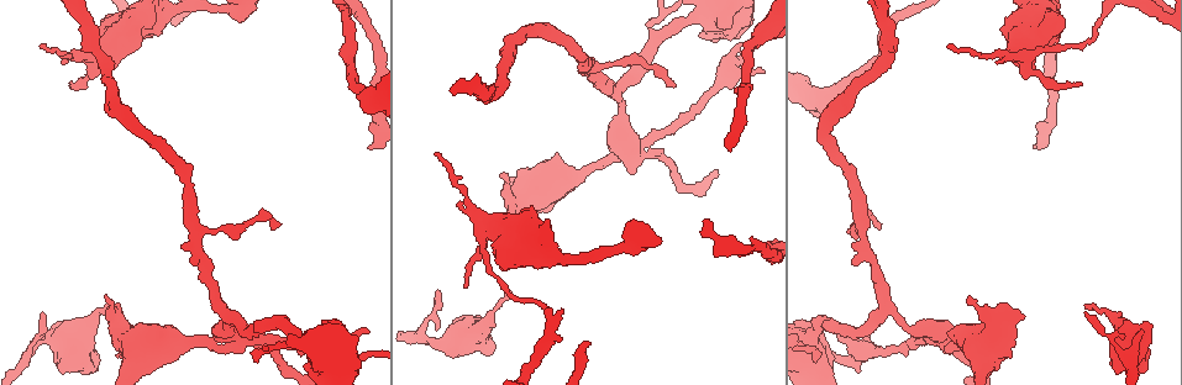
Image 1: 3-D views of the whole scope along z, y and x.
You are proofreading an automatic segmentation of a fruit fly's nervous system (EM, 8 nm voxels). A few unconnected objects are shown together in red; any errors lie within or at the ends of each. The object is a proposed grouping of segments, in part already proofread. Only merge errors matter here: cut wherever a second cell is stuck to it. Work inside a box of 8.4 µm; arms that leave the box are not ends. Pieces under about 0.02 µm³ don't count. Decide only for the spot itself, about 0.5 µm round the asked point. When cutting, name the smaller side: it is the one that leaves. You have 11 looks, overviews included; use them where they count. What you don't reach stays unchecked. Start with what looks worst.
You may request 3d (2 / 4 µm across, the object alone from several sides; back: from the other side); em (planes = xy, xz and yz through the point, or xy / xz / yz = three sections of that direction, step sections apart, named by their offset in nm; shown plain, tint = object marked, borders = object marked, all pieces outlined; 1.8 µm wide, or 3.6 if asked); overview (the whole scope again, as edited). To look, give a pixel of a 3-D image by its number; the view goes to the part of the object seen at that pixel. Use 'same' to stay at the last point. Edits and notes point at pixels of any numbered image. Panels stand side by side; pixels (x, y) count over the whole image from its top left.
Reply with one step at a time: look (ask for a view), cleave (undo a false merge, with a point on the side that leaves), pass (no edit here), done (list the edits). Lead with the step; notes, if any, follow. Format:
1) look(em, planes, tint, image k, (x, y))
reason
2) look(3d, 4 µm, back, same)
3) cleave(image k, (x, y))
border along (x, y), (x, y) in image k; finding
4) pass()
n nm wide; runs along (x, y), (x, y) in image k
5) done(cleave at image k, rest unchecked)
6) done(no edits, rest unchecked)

look(3d, 2 µm, image 1, (238, 337))

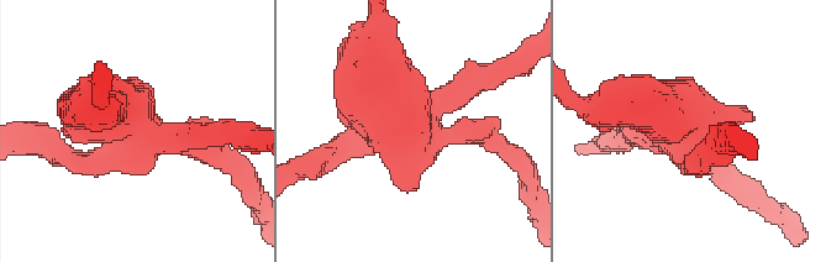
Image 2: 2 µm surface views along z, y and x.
look(em, planes, tint, image 2, (679, 125))

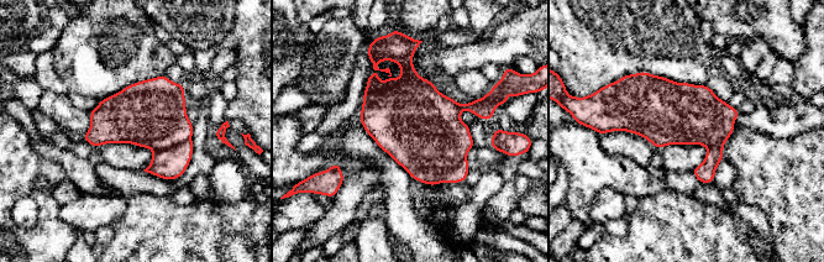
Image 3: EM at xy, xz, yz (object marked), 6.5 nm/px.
cleave(image 3, (169, 163))
400 nm wide; two cells meet here

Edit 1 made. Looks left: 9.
look(em, yz, step 4, tint, image 1, (1023, 56))
sharp bend

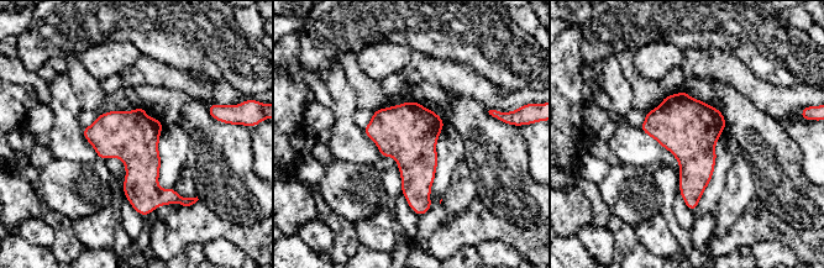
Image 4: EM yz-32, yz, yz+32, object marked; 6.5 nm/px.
pass()
340 nm wide; all the same cell

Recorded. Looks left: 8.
look(em, xy, step 16, tint, image 1, (1135, 339))
sudden change in width

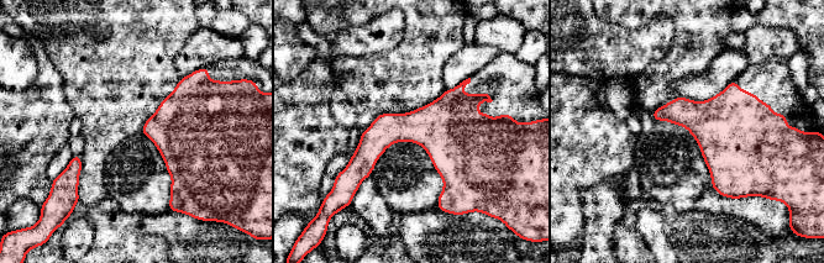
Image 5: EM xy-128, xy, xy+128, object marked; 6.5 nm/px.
look(em, planes, tint, same)
another direction

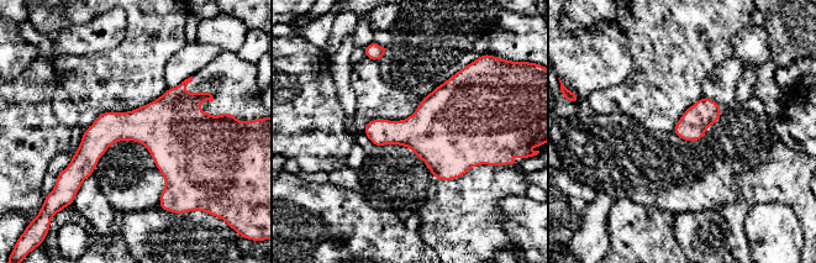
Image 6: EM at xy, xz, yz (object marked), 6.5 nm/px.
pass()
190 nm wide; all the same cell

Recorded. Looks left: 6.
look(3d, 2 µm, image 1, (825, 97))
sudden change in width

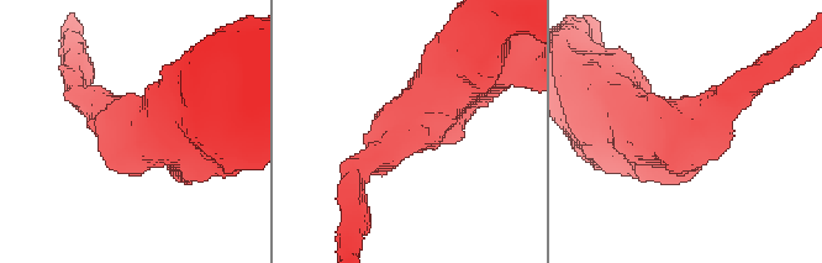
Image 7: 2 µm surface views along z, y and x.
look(em, planes, plain, image 7, (690, 124))
arms of 190, 480 nm

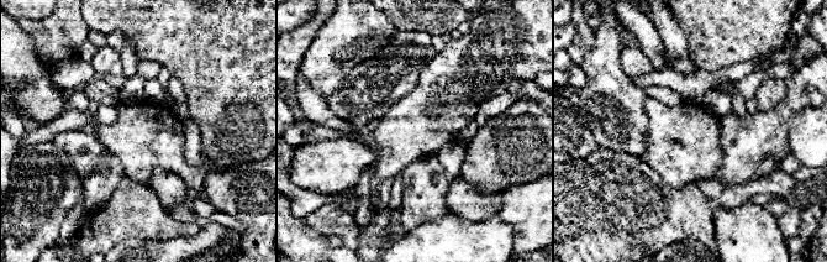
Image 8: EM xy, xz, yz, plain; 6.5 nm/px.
look(em, planes, tint, same)

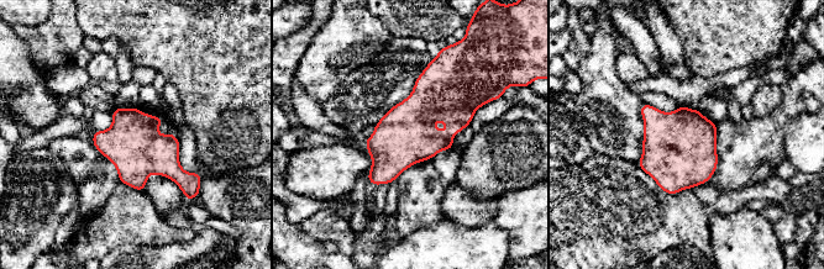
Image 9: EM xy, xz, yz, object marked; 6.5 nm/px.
pass()
380 nm wide; all the same cell

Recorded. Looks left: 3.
done(cleave at image 3, rest unchecked)

